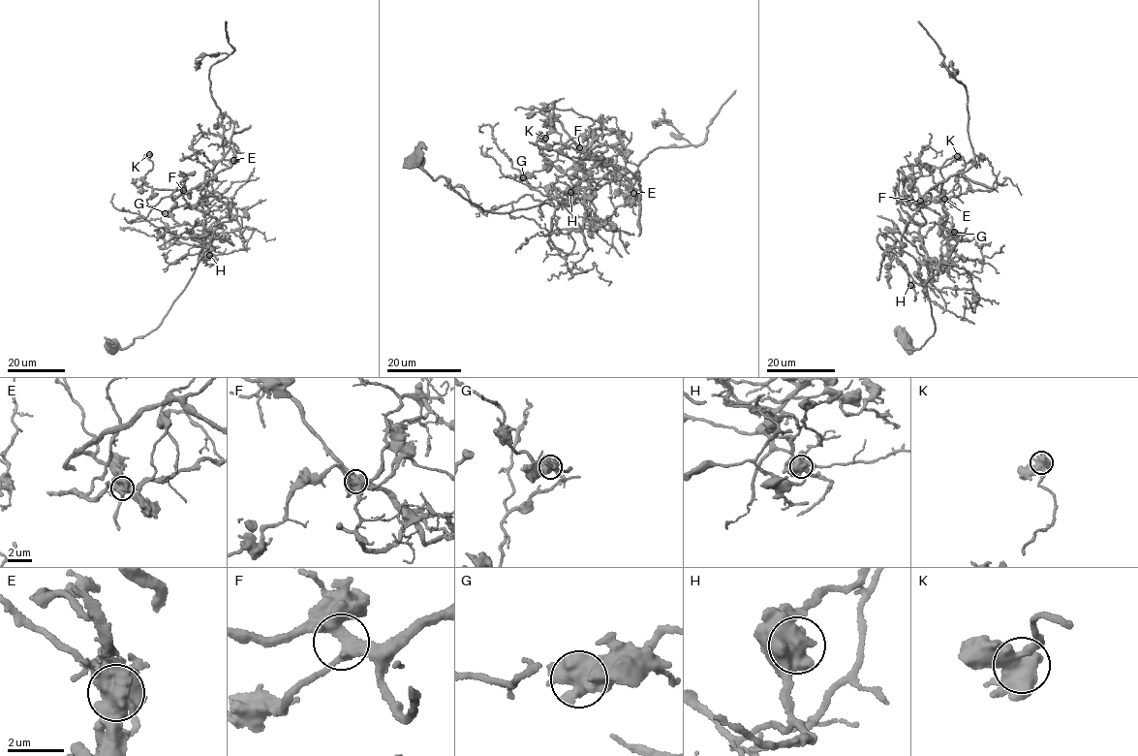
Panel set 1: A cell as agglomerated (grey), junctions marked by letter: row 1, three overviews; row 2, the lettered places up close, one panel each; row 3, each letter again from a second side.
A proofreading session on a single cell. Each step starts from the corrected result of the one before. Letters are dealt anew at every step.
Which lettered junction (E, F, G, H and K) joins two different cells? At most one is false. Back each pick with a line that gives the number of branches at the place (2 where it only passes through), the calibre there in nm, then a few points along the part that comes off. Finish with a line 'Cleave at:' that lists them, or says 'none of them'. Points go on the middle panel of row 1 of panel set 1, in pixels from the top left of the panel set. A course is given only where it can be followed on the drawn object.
E: branches 4; calibre 600 nm; course (633, 193), (615, 173), (638, 179), (639, 200), (638, 165), (653, 149), (702, 142), (735, 90)
Cleave at: E

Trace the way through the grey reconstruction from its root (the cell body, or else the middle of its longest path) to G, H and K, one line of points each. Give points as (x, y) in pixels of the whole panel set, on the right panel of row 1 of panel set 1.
G: (907, 340), (911, 352), (908, 346), (917, 349), (935, 327), (919, 229), (925, 220), (917, 203), (954, 232)
H: (907, 340), (911, 352), (908, 346), (917, 349), (935, 327), (926, 284), (924, 288), (908, 273), (910, 285)
K: (907, 340), (911, 352), (935, 327), (914, 180), (925, 166), (957, 156)

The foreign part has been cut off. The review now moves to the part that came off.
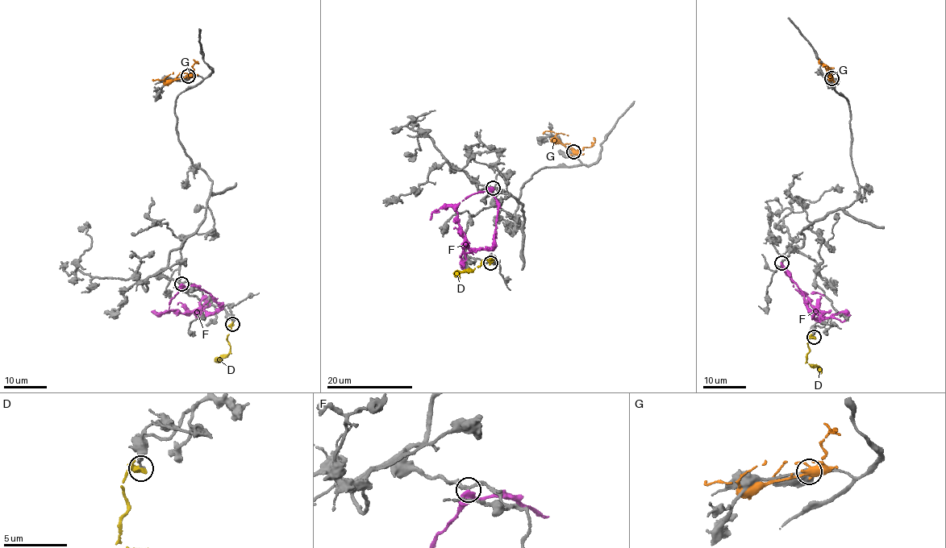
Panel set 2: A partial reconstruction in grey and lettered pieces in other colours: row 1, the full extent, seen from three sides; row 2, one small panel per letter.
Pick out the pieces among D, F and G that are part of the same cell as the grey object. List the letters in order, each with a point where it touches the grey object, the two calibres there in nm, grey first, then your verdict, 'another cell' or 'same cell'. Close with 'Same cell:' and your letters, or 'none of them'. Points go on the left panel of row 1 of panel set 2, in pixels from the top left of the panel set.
D: meets grey at (232, 324); 240 nm thick on the grey side, 440 nm on the other; another cell
F: meets grey at (181, 284); 240 nm thick on the grey side, 550 nm on the other; another cell
G: meets grey at (188, 76); 110 nm thick on the grey side, 400 nm on the other; another cell
Same cell: none of them

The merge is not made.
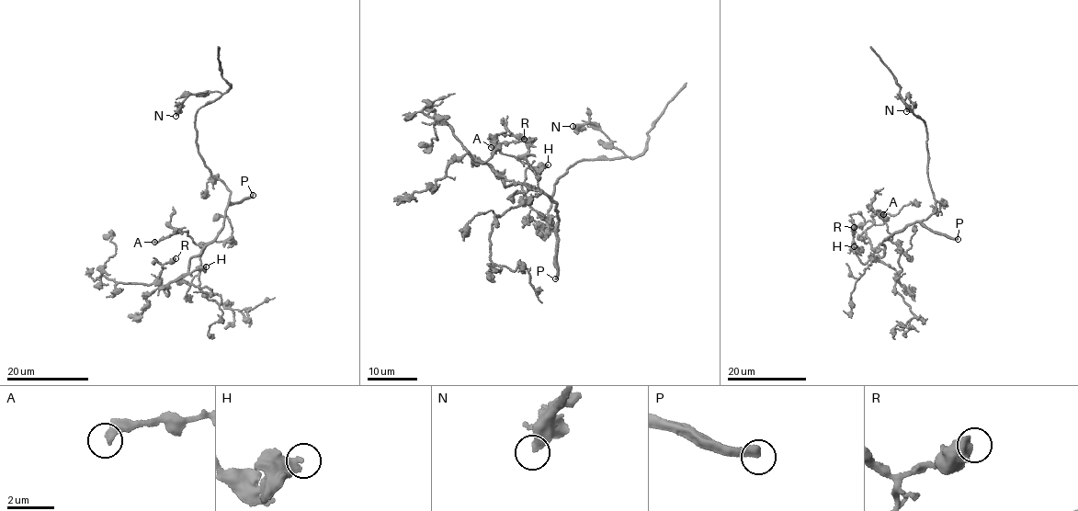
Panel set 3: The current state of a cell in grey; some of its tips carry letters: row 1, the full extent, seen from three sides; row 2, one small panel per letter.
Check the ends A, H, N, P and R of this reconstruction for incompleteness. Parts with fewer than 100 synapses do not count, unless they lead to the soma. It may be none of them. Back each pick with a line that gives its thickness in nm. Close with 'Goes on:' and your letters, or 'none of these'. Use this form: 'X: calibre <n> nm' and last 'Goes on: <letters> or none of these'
P: calibre 360 nm
Goes on: P

